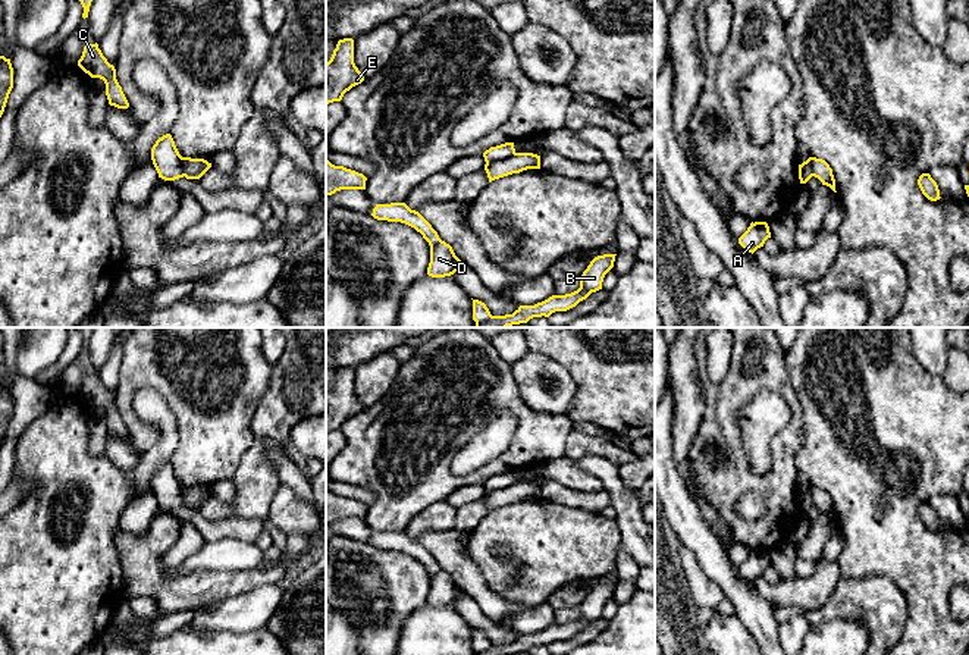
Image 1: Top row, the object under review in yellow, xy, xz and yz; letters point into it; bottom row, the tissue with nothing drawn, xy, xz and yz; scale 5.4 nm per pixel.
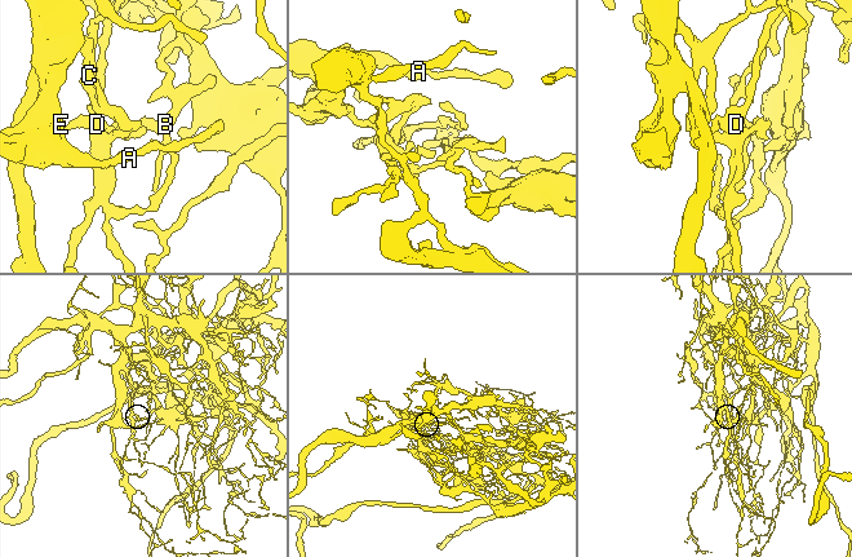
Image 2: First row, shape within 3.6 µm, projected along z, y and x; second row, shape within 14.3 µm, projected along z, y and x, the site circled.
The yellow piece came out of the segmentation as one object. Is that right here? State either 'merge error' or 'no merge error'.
merge error

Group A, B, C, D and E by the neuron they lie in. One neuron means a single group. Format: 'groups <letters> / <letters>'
groups A C E / B D

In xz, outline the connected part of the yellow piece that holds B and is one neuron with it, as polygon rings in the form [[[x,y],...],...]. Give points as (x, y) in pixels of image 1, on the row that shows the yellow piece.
[[[617,254],[595,257],[583,275],[578,278],[580,288],[571,294],[552,295],[534,305],[520,305],[512,314],[492,316],[487,322],[476,328],[508,328],[527,323],[533,317],[549,317],[555,311],[567,311],[586,300],[592,292],[602,289],[605,275],[614,267]]]

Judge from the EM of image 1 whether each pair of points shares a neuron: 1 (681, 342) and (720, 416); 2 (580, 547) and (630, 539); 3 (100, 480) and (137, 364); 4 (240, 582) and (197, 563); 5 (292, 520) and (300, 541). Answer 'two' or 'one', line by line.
1: two
2: two
3: two
4: two
5: two

